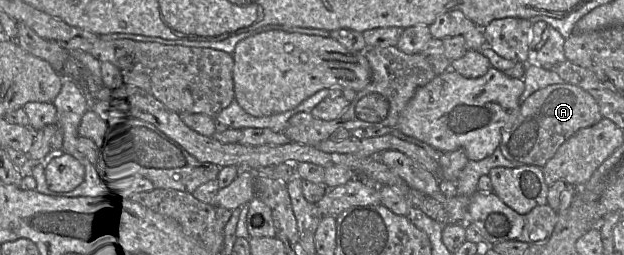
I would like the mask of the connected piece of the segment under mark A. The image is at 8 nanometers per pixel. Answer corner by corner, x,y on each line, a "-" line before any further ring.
567,82
549,85
524,100
517,119
502,135
499,148
508,160
543,167
566,139
601,118
598,104
584,89

